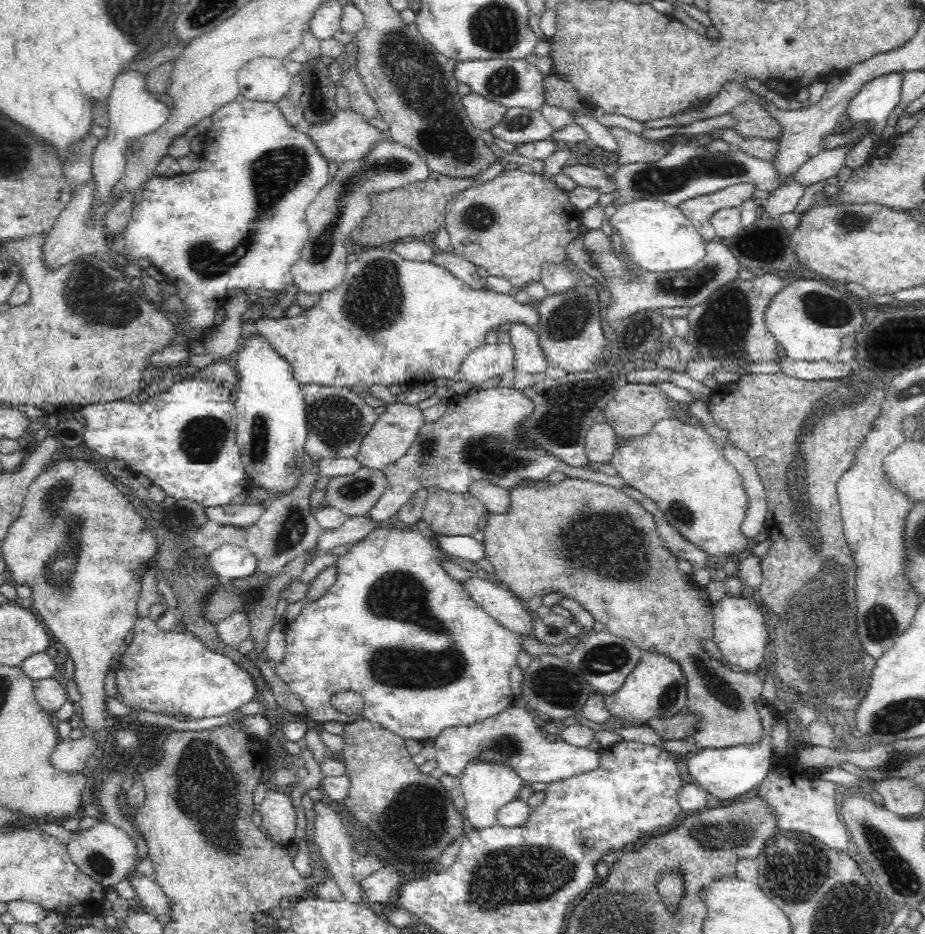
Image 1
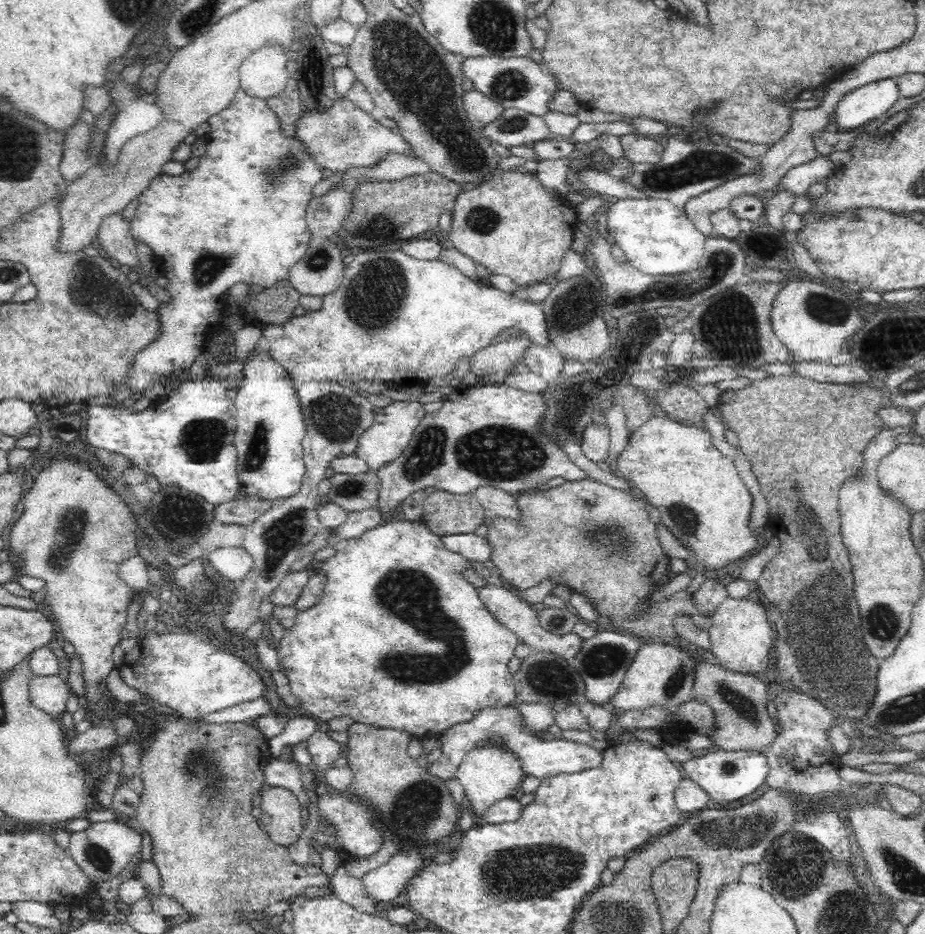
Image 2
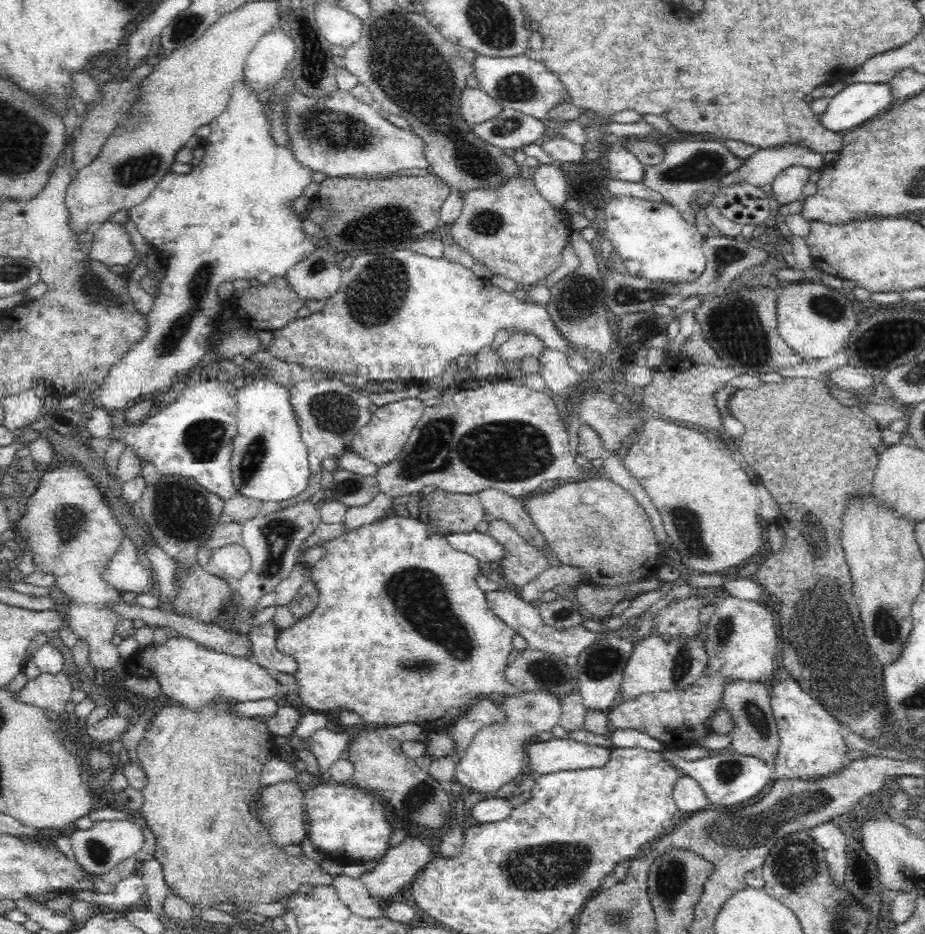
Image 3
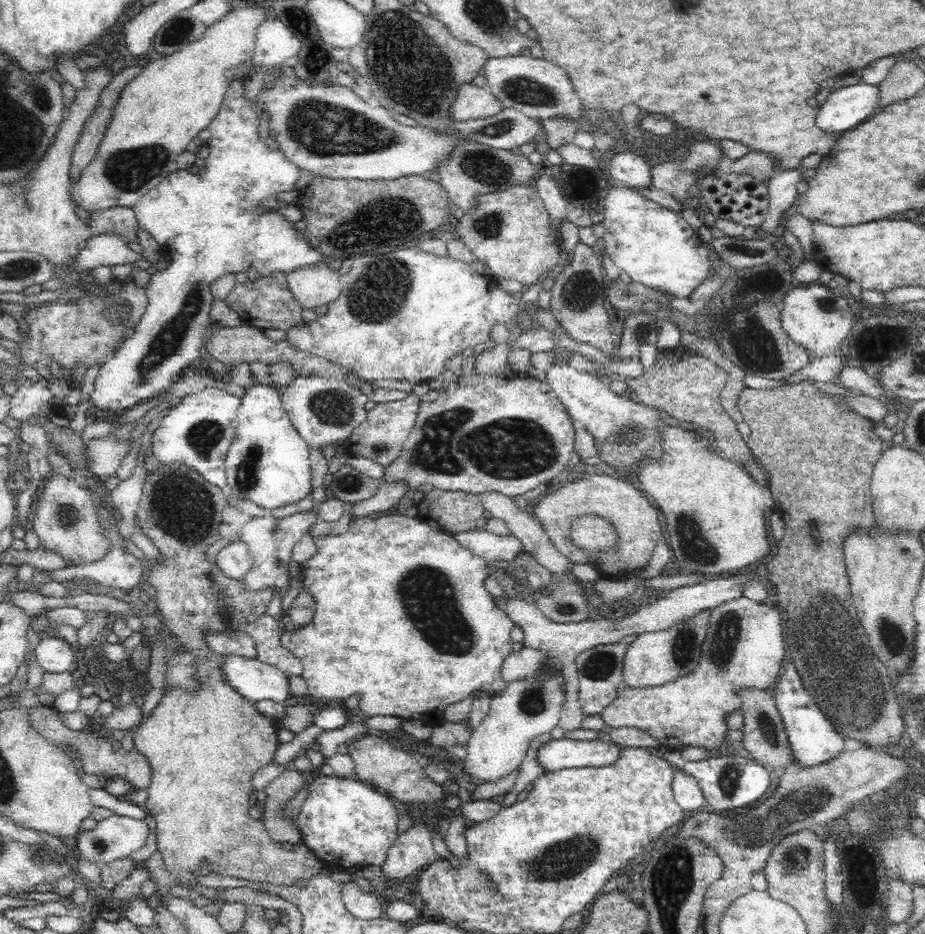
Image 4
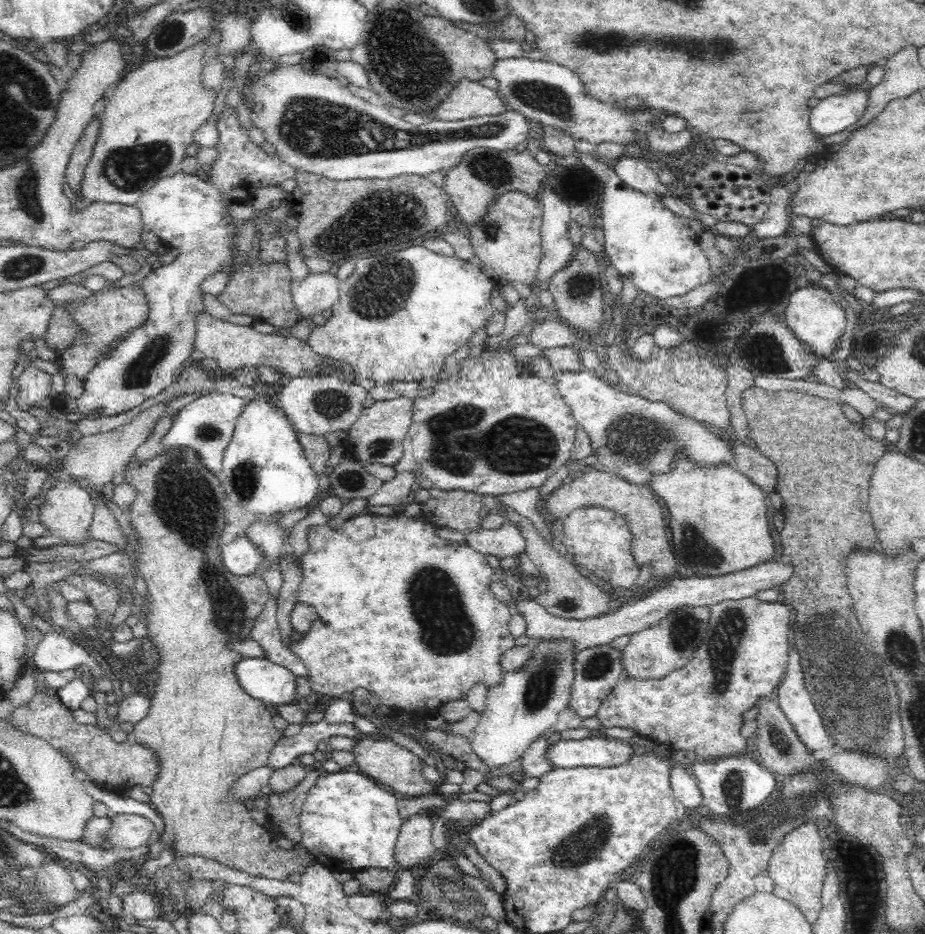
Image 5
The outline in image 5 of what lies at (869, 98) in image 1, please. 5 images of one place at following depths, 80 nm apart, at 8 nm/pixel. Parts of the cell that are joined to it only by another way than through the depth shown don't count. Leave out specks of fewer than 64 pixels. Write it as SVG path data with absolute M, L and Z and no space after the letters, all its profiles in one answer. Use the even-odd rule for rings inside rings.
M854 90L846 96L823 98L810 109L807 126L816 138L836 134L848 128L862 116L868 92Z

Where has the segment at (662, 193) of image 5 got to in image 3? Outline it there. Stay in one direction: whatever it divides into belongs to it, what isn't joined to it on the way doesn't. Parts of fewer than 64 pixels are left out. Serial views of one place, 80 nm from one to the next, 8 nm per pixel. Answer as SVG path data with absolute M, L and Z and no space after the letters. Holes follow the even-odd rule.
M612 144L604 153L607 161L607 178L622 182L642 183L644 166L634 153L626 150L622 144Z

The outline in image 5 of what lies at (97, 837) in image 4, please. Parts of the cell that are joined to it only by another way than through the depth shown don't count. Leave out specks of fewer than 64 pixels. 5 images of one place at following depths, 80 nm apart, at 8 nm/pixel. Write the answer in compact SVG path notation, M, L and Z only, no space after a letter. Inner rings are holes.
M118 814L113 816L113 826L102 844L102 849L122 847L128 849L139 849L147 845L148 838L152 836L155 827L153 823L144 816L138 814Z

